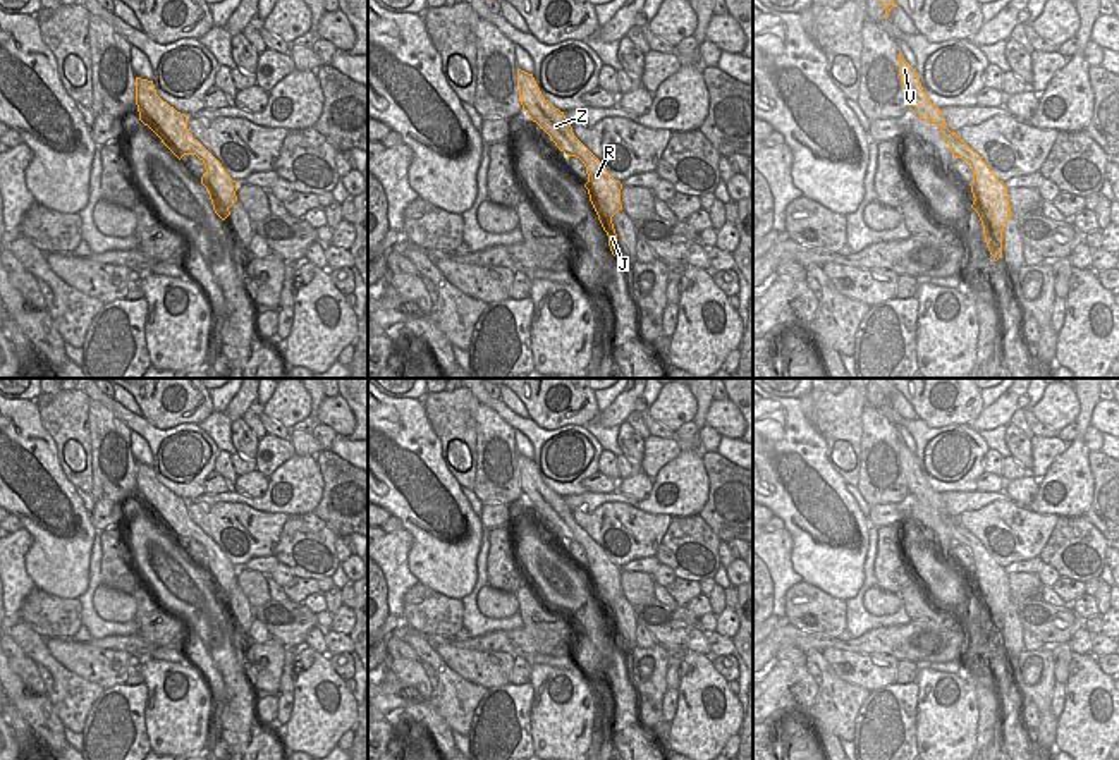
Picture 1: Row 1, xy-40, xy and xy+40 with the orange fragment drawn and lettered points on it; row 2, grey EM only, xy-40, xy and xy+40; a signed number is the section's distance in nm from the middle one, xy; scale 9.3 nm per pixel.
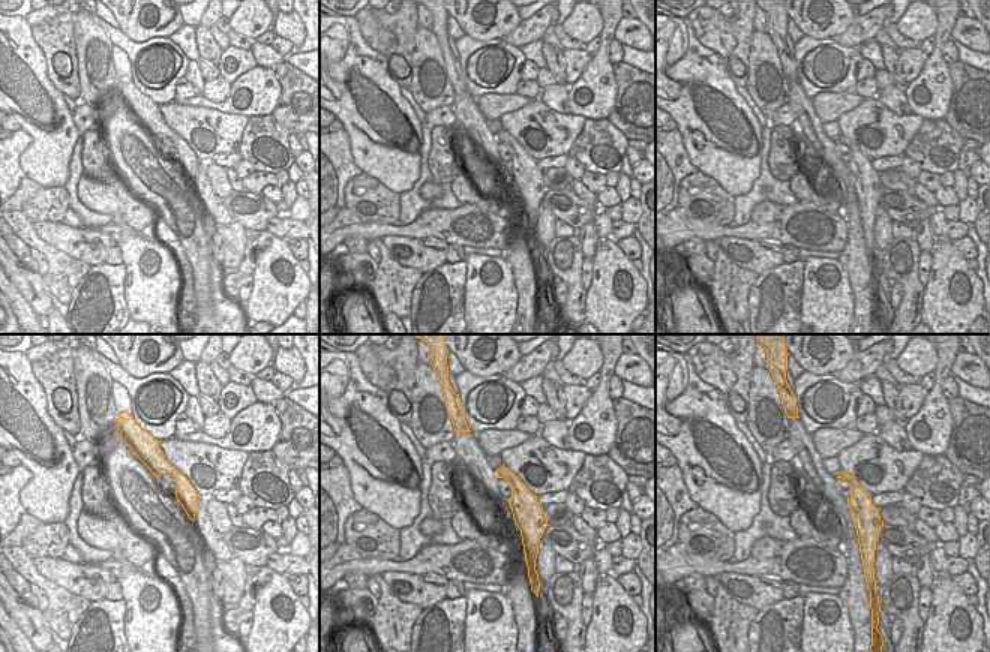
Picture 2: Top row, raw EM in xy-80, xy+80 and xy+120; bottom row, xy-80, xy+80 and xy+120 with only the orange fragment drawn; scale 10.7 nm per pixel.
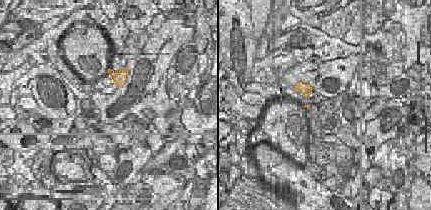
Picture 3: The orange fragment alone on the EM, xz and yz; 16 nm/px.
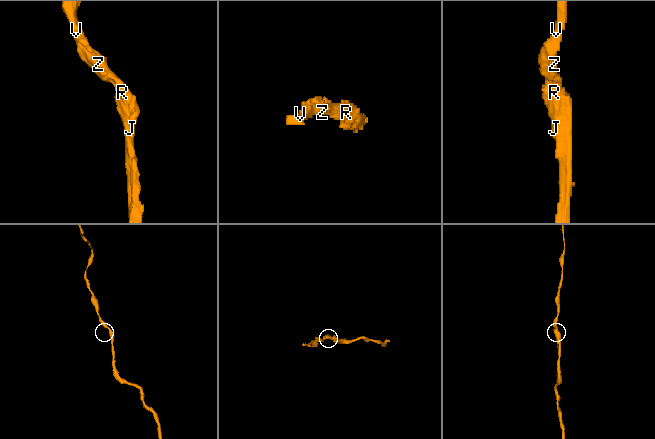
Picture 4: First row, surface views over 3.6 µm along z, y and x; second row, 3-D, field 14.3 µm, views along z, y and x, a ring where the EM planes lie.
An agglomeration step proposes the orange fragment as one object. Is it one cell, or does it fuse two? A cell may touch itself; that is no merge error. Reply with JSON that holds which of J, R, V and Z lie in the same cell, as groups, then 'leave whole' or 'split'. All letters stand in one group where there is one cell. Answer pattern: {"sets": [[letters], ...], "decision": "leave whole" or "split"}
{"sets": [["J", "R", "V", "Z"]], "decision": "leave whole"}

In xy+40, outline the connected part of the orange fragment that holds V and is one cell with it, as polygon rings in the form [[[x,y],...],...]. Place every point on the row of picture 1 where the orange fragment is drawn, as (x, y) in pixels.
[[[899,52],[899,76],[906,93],[909,110],[916,112],[923,120],[935,122],[949,143],[954,158],[963,158],[973,170],[973,205],[978,213],[985,242],[990,254],[997,261],[1002,254],[1002,230],[1011,215],[1007,187],[999,181],[981,156],[973,151],[956,132],[945,127],[945,119],[939,107],[935,107],[918,79],[916,69],[913,69]]]

